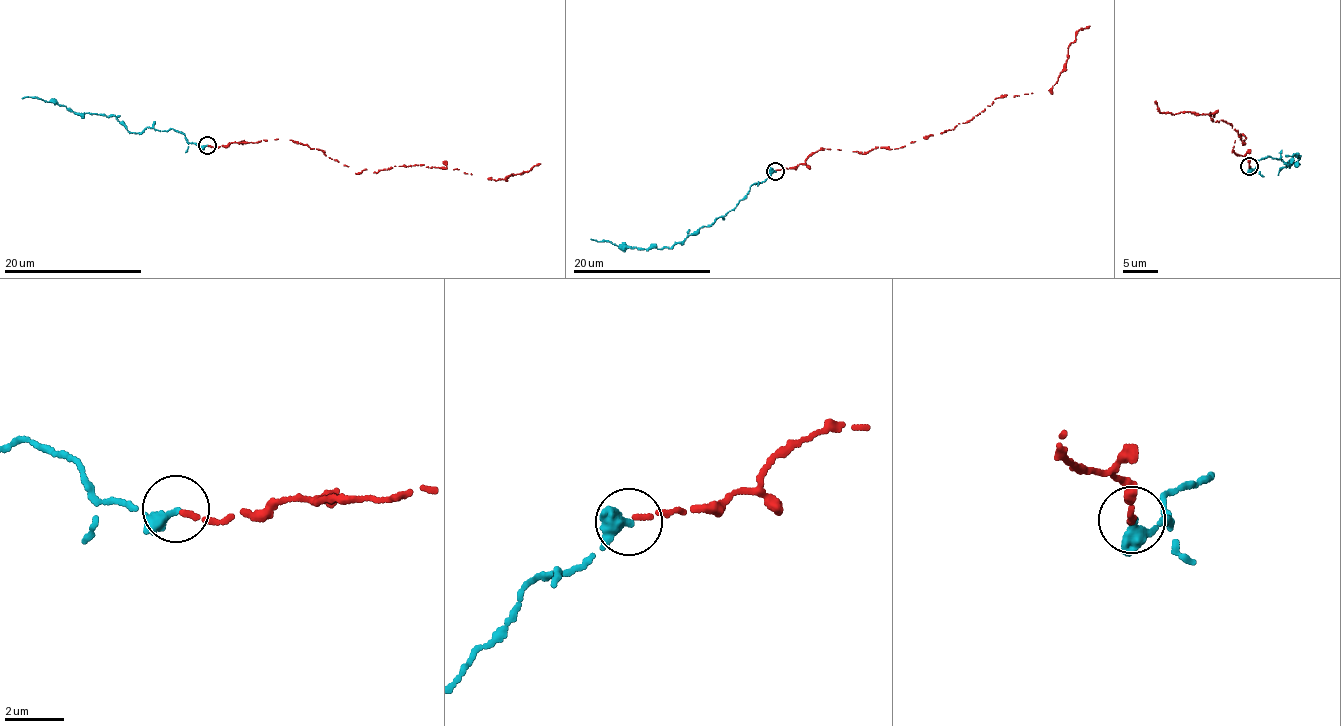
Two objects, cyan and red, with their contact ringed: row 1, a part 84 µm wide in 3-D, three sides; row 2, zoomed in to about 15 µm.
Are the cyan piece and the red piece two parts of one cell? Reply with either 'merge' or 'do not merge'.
merge

